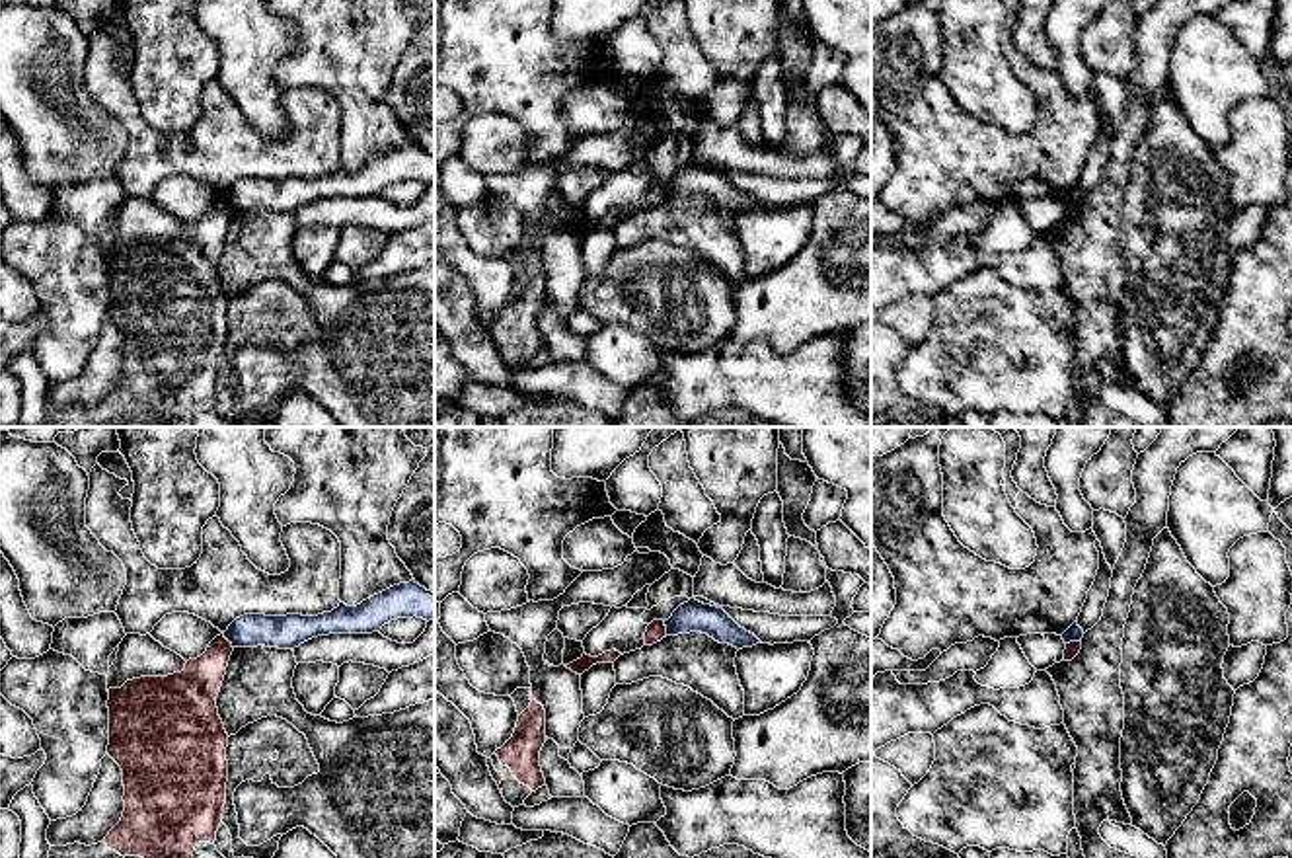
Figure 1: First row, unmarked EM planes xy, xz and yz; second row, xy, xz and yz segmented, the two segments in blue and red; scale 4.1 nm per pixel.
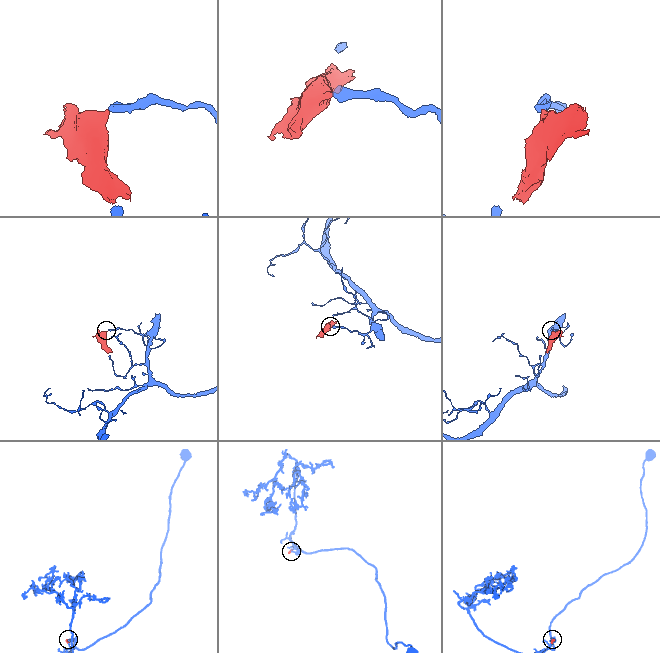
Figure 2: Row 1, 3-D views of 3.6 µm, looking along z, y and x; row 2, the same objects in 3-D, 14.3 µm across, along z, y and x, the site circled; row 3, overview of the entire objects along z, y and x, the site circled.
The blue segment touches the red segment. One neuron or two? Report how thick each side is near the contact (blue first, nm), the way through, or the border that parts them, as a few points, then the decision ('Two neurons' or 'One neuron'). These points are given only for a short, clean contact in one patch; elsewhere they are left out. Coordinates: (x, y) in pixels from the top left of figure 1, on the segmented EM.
Thickness 130 nm (blue) against 80 nm. Boundary: xz (663, 621), (667, 634). Two neurons

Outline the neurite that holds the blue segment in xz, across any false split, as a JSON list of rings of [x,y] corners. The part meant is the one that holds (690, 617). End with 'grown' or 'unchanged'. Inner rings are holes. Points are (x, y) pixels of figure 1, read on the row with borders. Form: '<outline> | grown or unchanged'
[[[696,599],[680,604],[668,620],[665,620],[666,636],[702,632],[719,644],[737,649],[762,644],[754,634],[741,628],[723,608],[703,604]]] | unchanged

